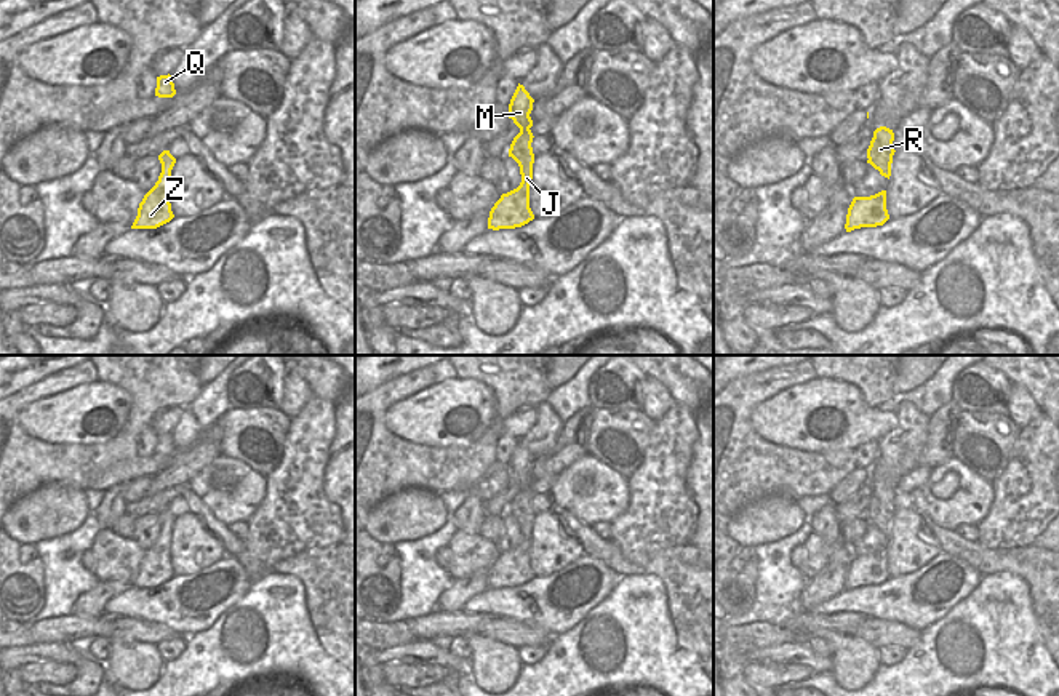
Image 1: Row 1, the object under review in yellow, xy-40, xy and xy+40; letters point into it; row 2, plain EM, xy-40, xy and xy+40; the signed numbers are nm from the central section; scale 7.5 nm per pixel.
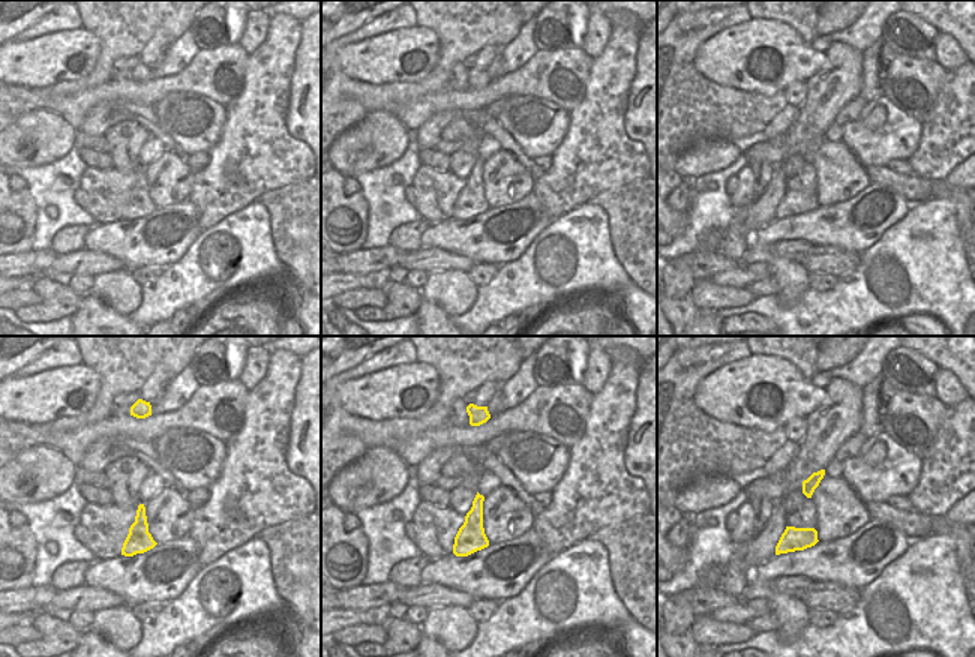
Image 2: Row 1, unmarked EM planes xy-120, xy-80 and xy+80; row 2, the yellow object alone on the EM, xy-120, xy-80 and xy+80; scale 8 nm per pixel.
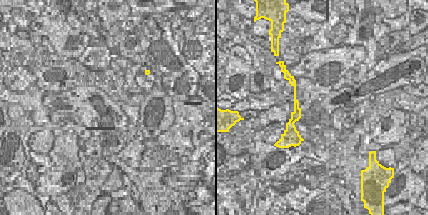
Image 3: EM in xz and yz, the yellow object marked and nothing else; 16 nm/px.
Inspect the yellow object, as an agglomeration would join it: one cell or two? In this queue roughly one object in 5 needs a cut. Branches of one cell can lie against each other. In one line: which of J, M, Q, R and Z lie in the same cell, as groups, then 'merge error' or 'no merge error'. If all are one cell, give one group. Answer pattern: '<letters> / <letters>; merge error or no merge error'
J M Q R Z; no merge error

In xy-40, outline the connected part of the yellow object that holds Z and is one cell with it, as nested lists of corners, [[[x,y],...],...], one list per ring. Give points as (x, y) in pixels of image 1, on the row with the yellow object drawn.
[[[163,150],[158,155],[162,163],[162,173],[155,186],[144,195],[138,208],[138,216],[131,229],[157,229],[170,222],[174,214],[170,203],[170,187],[171,187],[171,170],[176,158],[170,150]]]

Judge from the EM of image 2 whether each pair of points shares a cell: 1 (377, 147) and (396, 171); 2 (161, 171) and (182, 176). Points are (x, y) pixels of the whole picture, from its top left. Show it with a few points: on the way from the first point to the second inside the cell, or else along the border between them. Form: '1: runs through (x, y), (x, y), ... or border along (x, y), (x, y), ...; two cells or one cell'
1: border along (410, 146), (392, 162), (356, 173); two cells
2: runs through (165, 176), (177, 176); one cell

